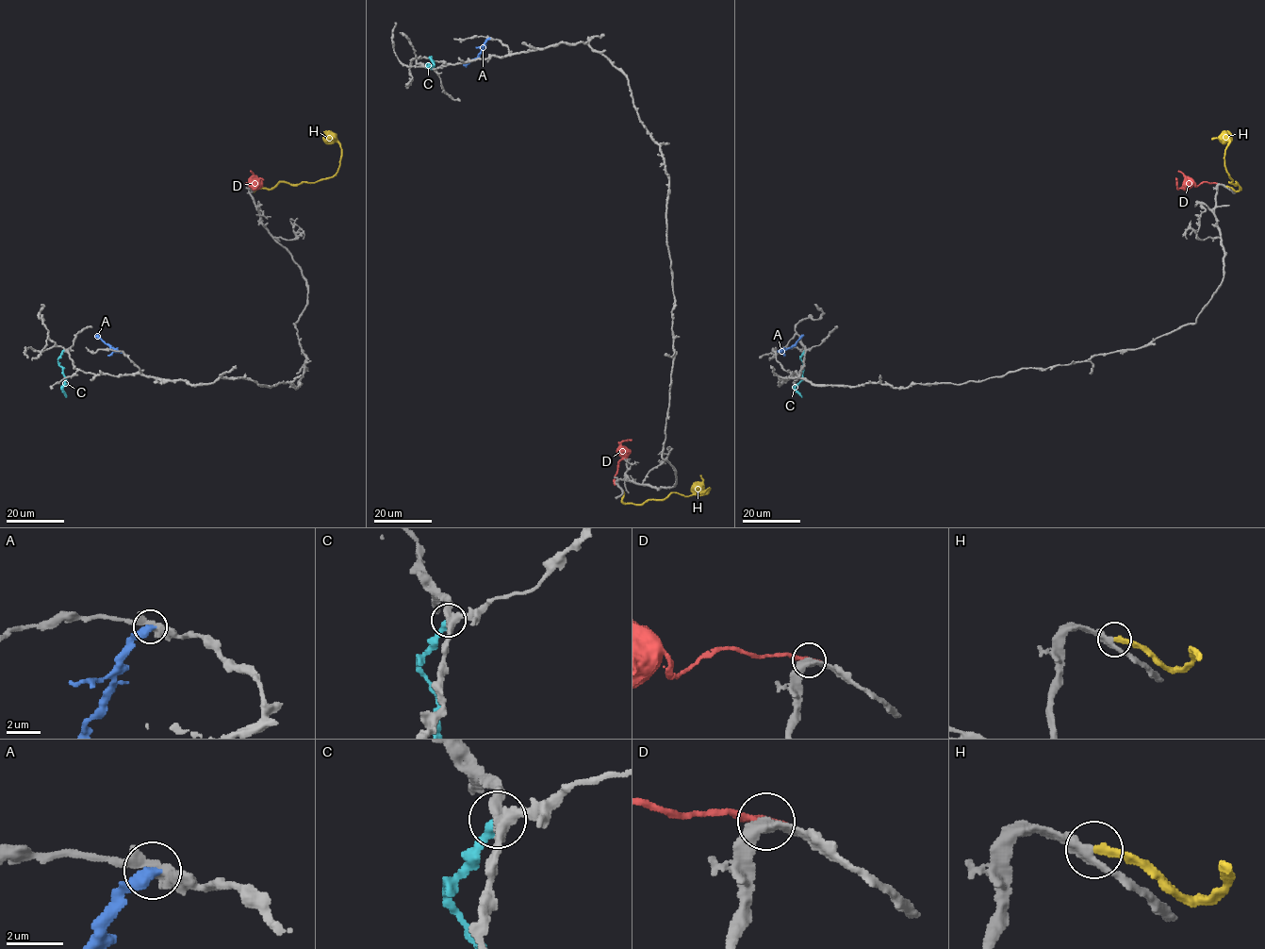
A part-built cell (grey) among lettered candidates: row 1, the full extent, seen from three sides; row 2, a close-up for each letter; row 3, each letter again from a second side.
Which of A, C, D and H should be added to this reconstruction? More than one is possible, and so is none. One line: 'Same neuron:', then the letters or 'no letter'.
Same neuron: H

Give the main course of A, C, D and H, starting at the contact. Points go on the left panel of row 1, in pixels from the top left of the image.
A: (122, 352), (95, 335)
C: (64, 350), (58, 359), (65, 381), (63, 390), (66, 397)
D: (247, 184), (256, 185), (253, 188), (260, 178), (263, 180)
H: (254, 186), (254, 191), (274, 188), (281, 181), (297, 185), (332, 177), (337, 170), (341, 148), (332, 140)

